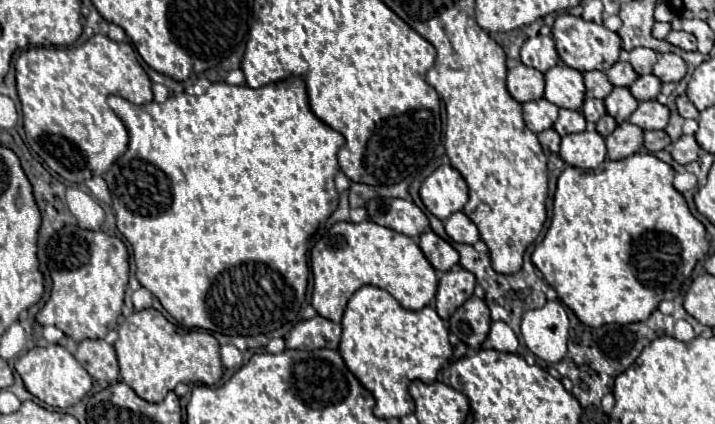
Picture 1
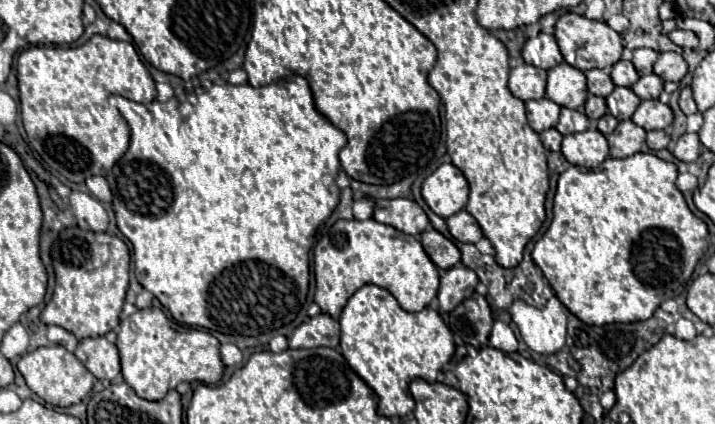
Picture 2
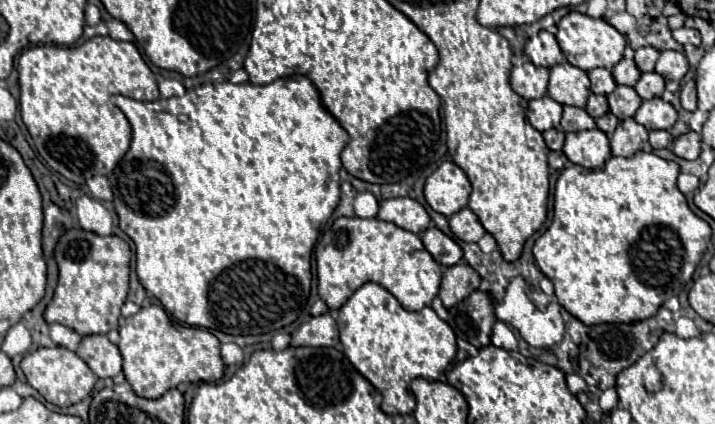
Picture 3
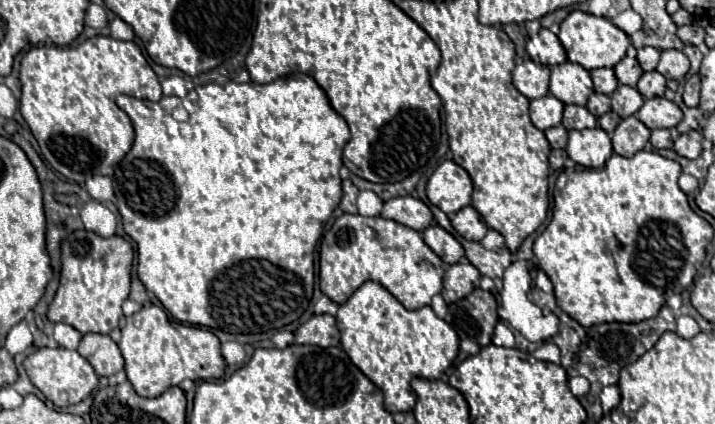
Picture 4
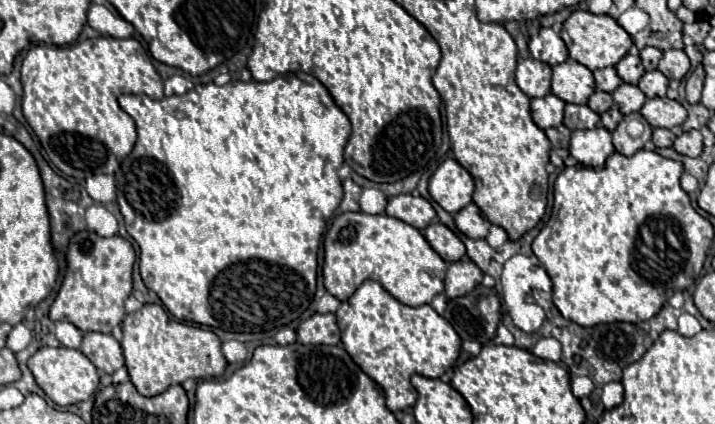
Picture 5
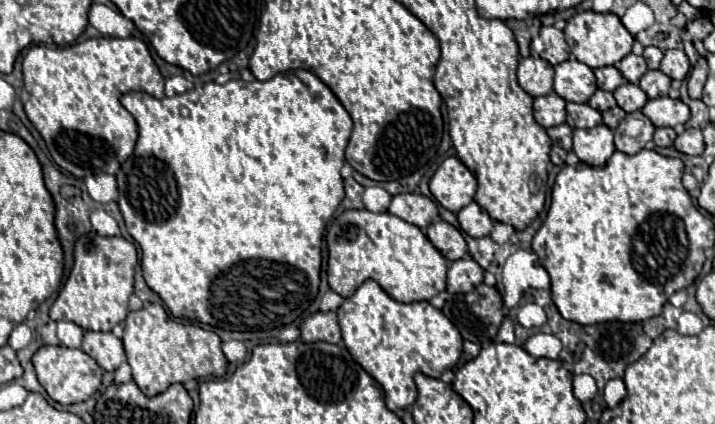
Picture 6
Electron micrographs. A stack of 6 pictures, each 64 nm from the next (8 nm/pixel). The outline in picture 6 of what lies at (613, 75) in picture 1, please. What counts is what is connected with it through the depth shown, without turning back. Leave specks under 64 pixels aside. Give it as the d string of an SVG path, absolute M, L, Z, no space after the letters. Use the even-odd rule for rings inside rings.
M628 54L626 58L622 58L616 68L622 72L622 76L632 82L632 84L638 84L642 74L648 70L646 68L646 60L642 56L636 56L636 54Z

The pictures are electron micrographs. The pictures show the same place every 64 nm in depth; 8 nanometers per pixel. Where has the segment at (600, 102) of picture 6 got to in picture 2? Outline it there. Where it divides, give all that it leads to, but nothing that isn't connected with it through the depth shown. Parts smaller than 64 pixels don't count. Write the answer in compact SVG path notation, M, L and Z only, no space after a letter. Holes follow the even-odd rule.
M588 96L588 100L586 100L586 116L596 122L604 114L606 114L606 100L598 98L598 96Z

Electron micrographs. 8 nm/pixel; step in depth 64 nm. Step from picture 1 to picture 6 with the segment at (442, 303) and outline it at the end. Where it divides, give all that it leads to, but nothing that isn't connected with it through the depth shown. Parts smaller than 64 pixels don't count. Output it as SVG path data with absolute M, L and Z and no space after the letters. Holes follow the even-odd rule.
M472 258L454 260L448 268L448 292L470 292L484 278L484 270Z

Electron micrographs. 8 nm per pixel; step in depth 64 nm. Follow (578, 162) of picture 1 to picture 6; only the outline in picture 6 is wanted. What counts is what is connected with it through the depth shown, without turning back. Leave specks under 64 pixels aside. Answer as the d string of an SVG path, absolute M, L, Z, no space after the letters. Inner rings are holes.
M598 124L588 130L574 130L574 152L590 166L604 166L614 154L612 130L606 124Z

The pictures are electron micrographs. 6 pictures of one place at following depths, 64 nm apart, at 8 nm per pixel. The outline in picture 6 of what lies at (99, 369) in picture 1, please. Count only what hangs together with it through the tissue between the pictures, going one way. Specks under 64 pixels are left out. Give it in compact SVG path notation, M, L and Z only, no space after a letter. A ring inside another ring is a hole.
M88 330L82 340L82 350L90 354L108 372L114 372L126 360L122 340L116 338L112 332Z

